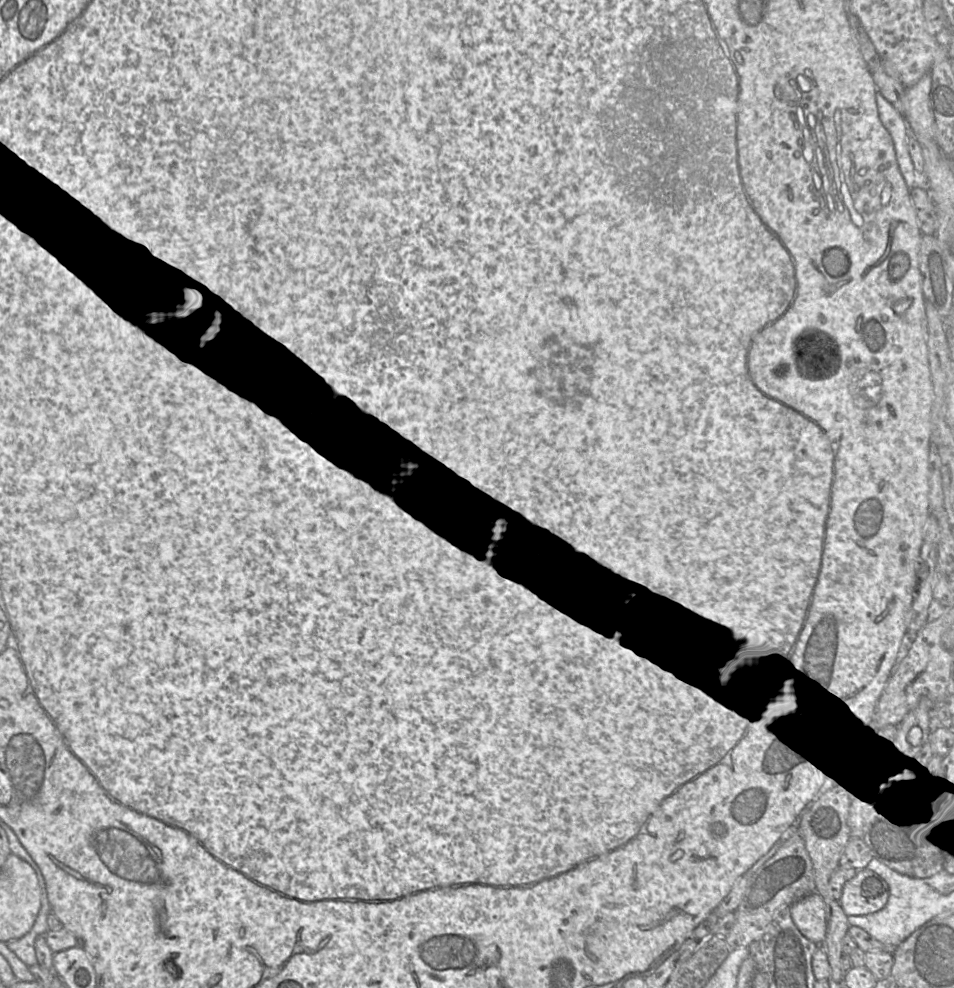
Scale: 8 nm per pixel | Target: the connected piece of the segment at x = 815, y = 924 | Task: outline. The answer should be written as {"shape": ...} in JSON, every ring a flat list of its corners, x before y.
{"shape":[[813,892,791,906,792,919,799,931,820,945,826,935,826,905,822,896]]}

